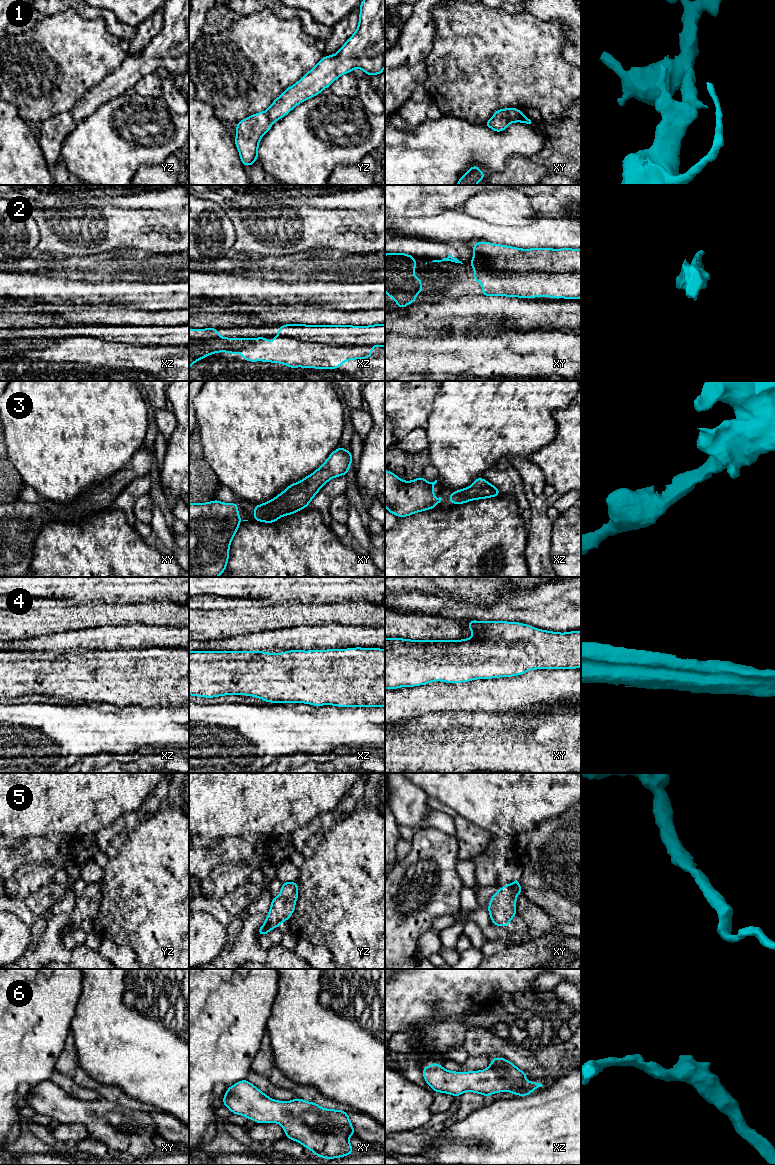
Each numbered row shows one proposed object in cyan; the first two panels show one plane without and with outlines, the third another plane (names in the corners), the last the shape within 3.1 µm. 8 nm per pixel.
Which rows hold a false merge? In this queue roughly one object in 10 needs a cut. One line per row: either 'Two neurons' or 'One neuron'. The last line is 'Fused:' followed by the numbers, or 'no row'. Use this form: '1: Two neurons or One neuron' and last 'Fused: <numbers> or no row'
1: One neuron
2: One neuron
3: One neuron
4: One neuron
5: One neuron
6: One neuron
Fused: no row

